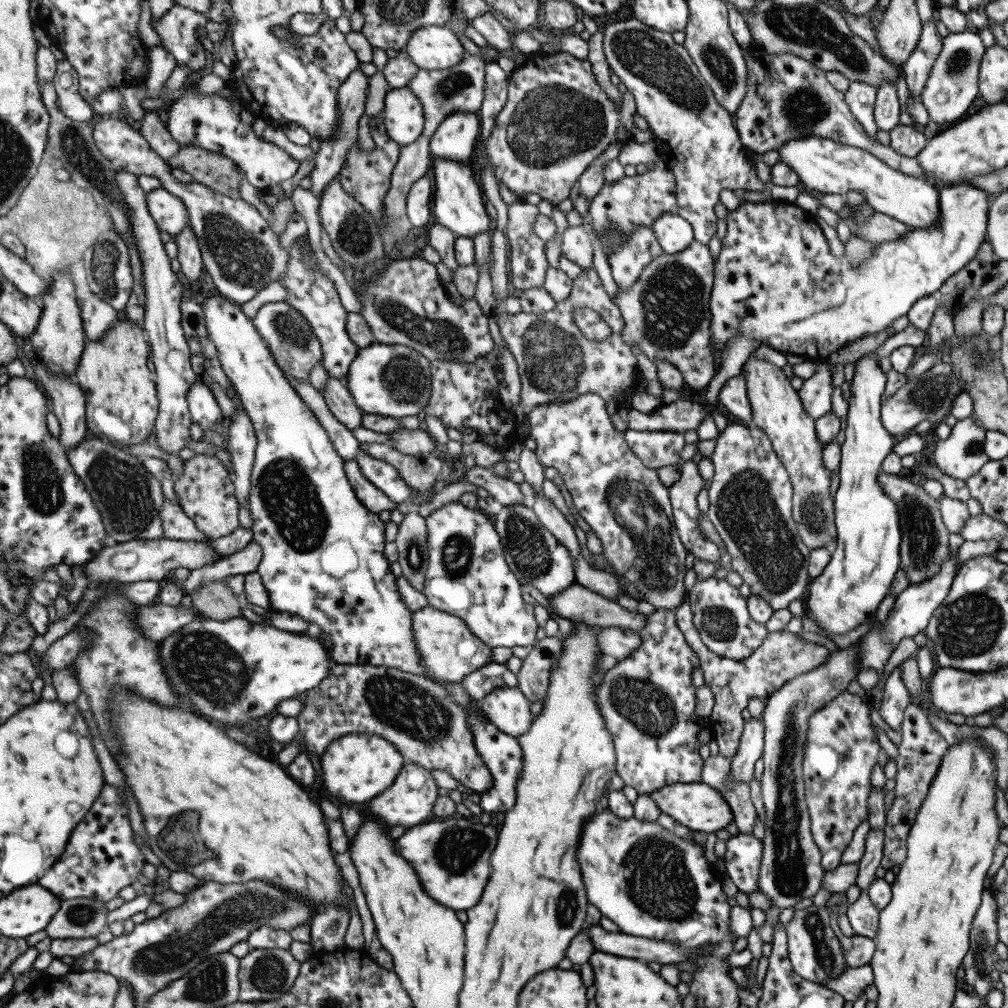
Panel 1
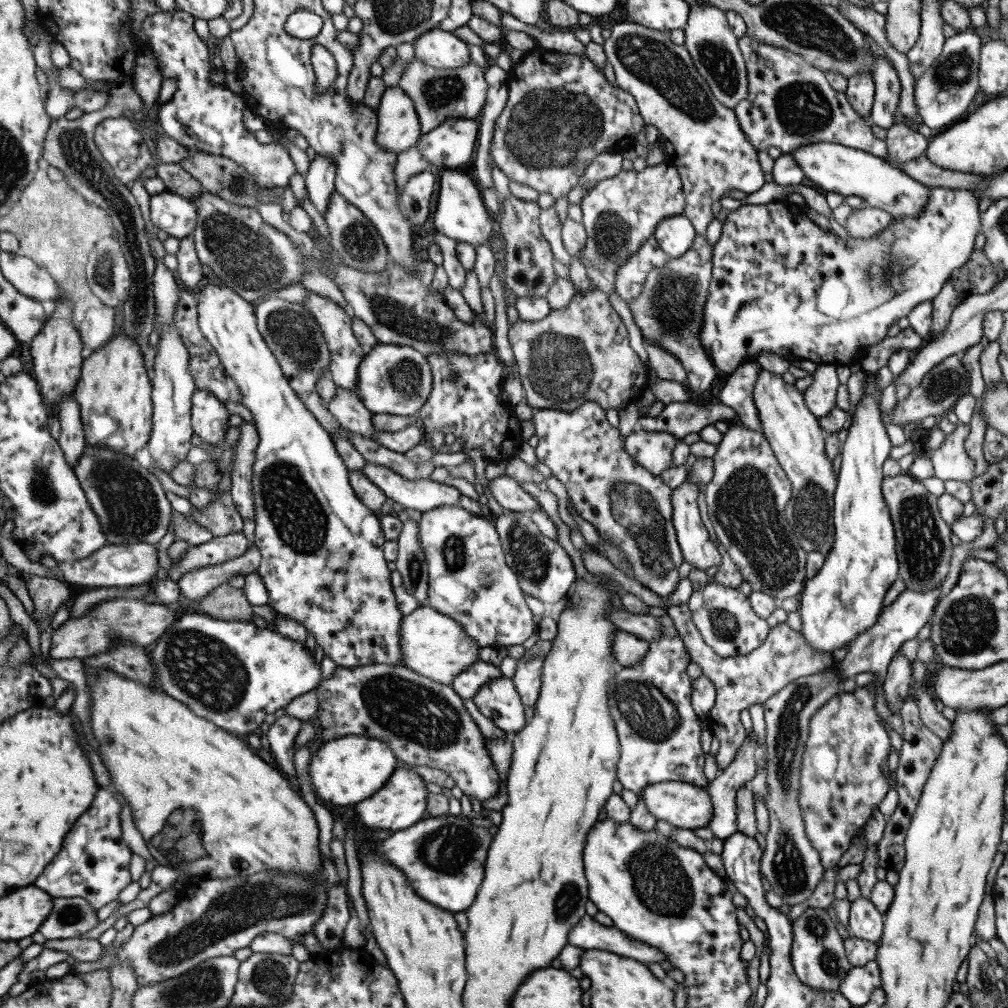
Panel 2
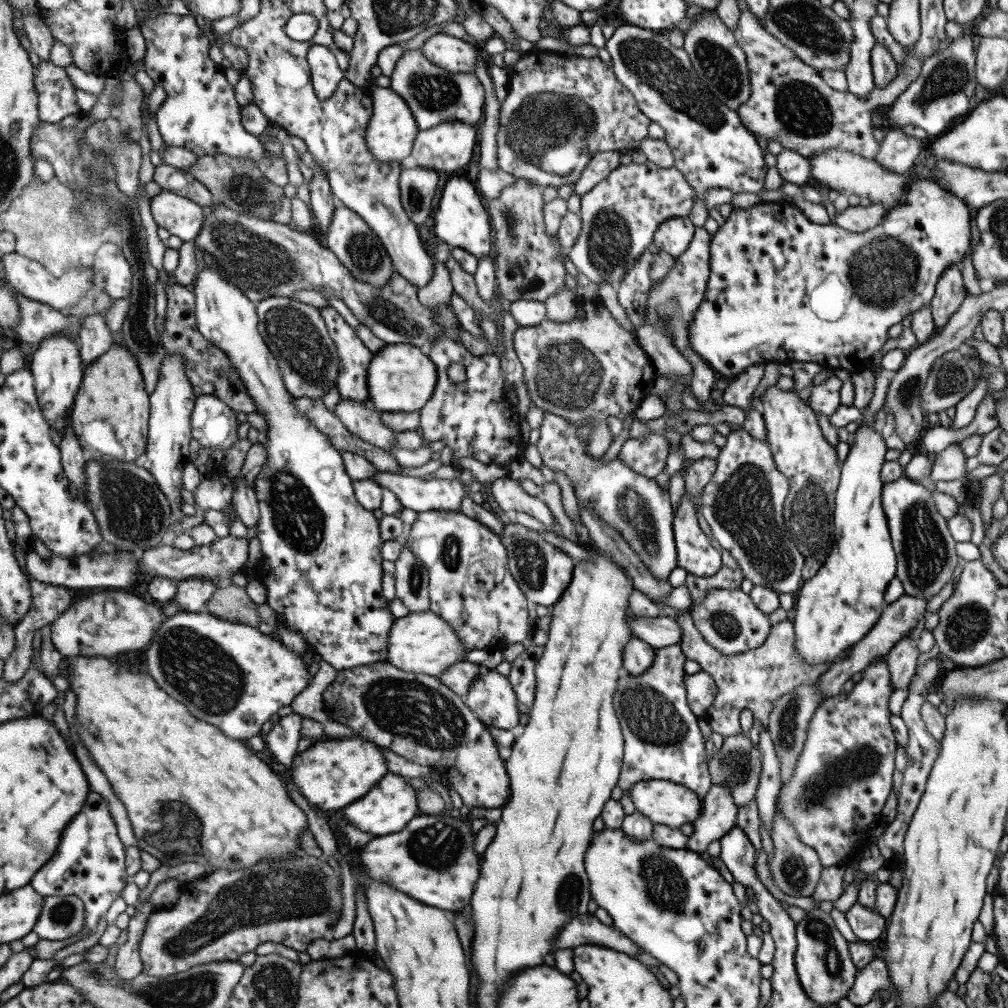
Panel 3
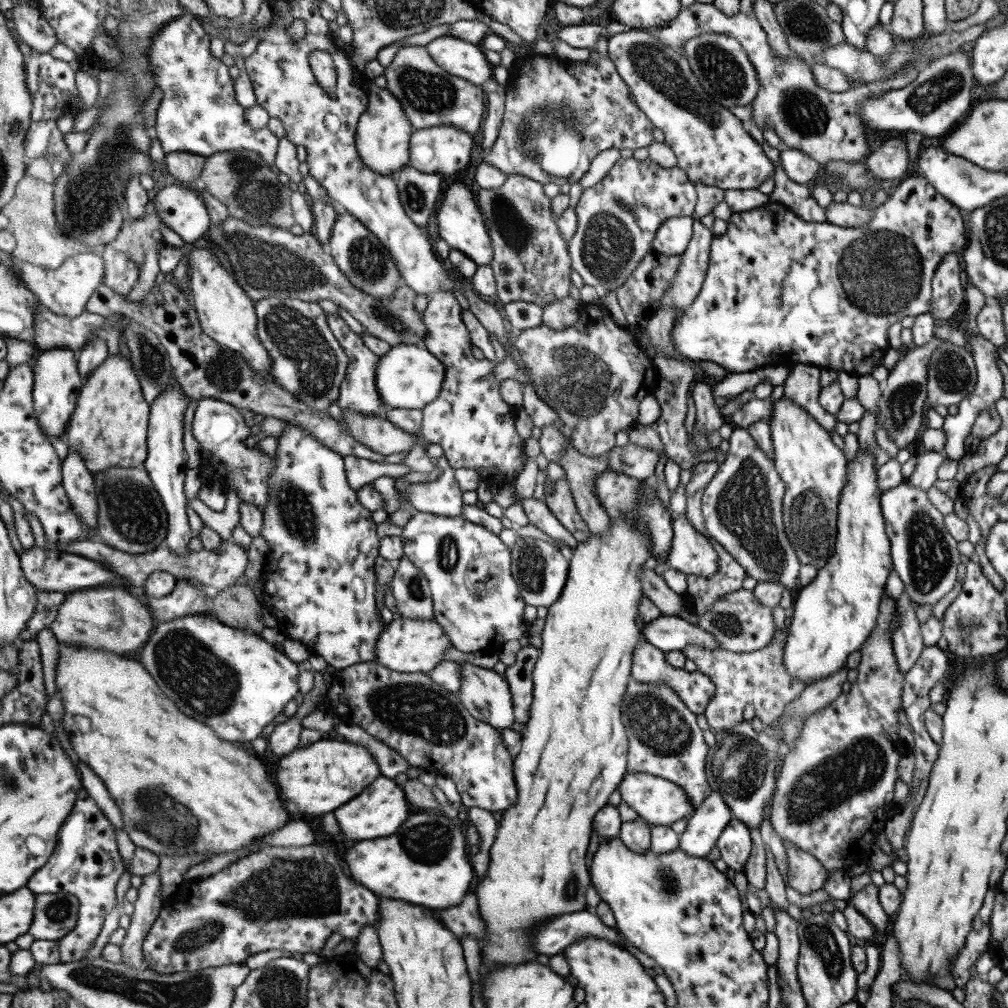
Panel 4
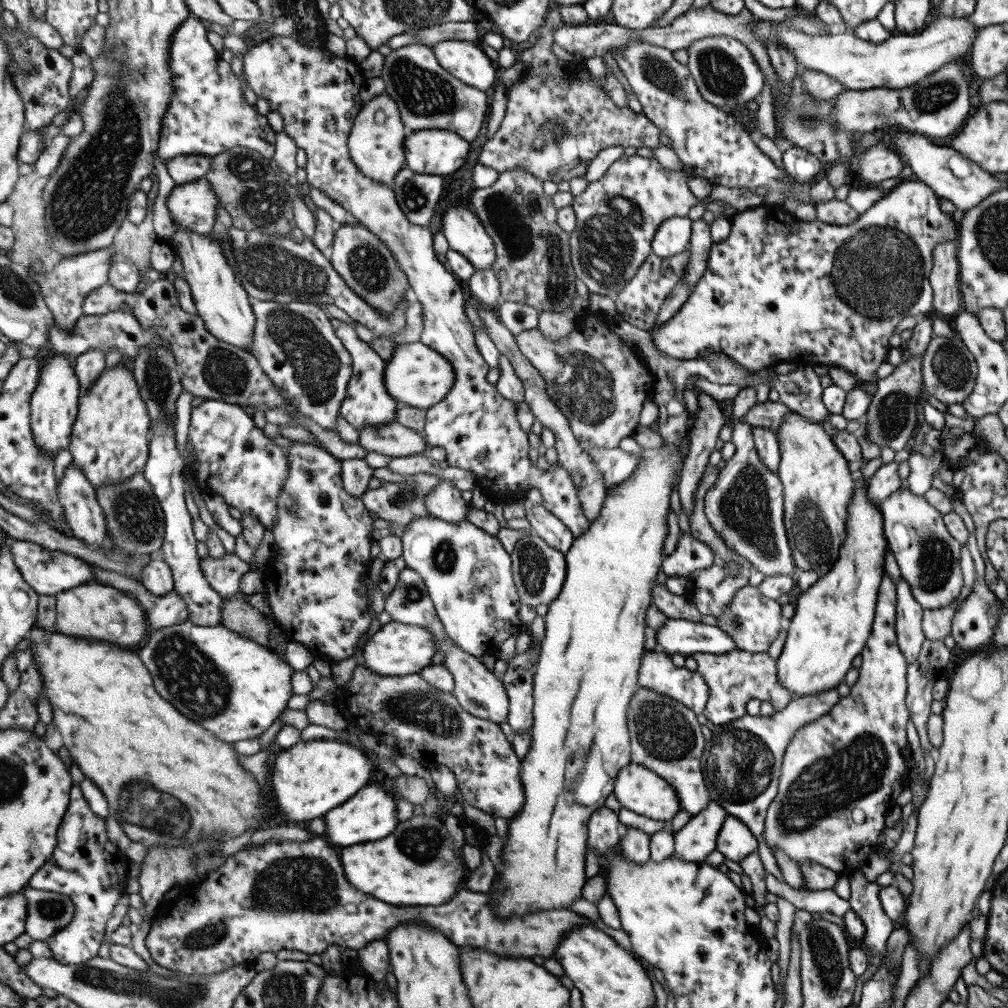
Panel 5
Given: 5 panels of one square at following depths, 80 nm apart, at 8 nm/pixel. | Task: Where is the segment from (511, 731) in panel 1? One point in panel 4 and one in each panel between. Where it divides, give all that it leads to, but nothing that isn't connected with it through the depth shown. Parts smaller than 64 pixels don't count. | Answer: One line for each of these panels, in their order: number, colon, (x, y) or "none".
2: (497, 700)
3: (490, 697)
4: (485, 694)

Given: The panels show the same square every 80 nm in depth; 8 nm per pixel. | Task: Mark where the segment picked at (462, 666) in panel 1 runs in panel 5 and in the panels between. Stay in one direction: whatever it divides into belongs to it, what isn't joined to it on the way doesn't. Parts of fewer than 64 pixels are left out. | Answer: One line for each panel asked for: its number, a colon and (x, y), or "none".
2: (434, 645)
3: (421, 642)
4: (409, 646)
5: (396, 649)

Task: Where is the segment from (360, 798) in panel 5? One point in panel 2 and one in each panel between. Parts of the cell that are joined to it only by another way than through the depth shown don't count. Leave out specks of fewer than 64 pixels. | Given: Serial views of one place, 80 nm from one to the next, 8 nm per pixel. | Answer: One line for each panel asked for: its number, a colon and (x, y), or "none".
2: (401, 803)
3: (387, 809)
4: (379, 811)

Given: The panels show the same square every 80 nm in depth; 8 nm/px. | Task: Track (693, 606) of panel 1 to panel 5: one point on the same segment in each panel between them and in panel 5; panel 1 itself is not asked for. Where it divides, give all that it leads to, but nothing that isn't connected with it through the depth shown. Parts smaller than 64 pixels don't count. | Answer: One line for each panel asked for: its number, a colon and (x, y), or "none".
2: (728, 625)
3: (727, 620)
4: (738, 622)
5: (752, 621)

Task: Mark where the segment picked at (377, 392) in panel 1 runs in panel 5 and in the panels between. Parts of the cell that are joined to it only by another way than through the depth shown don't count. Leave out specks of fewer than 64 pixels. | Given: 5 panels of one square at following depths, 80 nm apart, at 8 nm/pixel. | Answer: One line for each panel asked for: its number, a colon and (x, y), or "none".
2: (394, 379)
3: (402, 378)
4: (409, 377)
5: (417, 376)

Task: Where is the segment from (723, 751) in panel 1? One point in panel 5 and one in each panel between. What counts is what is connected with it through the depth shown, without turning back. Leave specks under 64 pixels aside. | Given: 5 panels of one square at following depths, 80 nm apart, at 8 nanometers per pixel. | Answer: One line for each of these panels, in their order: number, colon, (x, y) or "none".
2: (740, 681)
3: (755, 679)
4: (759, 678)
5: (732, 679)

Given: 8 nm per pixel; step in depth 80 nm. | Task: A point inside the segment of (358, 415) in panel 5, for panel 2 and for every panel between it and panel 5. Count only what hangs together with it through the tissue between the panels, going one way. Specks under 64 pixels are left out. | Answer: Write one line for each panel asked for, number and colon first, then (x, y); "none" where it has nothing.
2: (348, 354)
3: (356, 359)
4: (359, 393)

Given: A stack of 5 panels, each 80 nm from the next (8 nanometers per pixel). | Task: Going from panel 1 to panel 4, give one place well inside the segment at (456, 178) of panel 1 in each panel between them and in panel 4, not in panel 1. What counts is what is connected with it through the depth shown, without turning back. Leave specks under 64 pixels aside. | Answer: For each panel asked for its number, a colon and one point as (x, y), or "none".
2: (459, 213)
3: (459, 221)
4: (460, 224)

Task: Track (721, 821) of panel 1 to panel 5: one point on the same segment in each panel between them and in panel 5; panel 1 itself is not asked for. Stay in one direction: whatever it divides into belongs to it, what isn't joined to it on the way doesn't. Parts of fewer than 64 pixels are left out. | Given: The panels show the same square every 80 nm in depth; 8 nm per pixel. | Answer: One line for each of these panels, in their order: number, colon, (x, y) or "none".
2: (685, 806)
3: (663, 802)
4: (657, 801)
5: (636, 788)

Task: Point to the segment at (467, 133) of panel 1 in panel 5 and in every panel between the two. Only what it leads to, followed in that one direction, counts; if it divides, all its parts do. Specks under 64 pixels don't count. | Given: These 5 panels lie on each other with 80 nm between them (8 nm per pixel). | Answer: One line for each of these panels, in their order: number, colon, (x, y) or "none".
2: (450, 144)
3: (446, 147)
4: (444, 149)
5: (431, 151)

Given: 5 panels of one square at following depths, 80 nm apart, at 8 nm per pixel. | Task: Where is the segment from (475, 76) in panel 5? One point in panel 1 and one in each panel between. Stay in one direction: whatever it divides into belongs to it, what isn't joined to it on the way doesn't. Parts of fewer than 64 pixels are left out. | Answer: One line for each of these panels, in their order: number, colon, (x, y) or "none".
1: (433, 47)
2: (437, 48)
3: (453, 54)
4: (463, 59)

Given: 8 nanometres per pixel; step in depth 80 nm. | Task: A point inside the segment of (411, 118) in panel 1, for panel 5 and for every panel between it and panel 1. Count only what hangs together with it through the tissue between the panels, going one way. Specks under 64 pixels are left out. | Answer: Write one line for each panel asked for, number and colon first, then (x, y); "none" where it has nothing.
2: (400, 128)
3: (391, 135)
4: (384, 133)
5: (376, 142)

